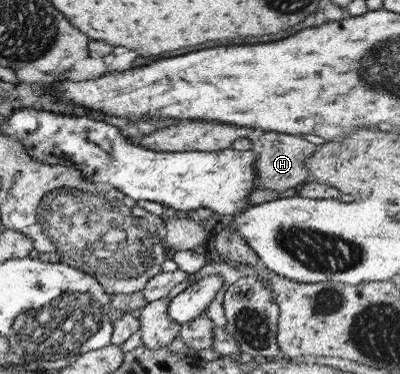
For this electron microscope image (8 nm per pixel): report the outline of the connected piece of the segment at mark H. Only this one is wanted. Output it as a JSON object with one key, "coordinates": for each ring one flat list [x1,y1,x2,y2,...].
{"coordinates":[[258,133,249,137,251,143,251,153,255,153,255,175,257,178,254,189,275,189,282,191,285,194,295,191,295,185,309,180,310,175,305,169,305,159,311,156,311,153,316,149,316,145,309,141,293,137,293,135,277,135,277,133]]}

